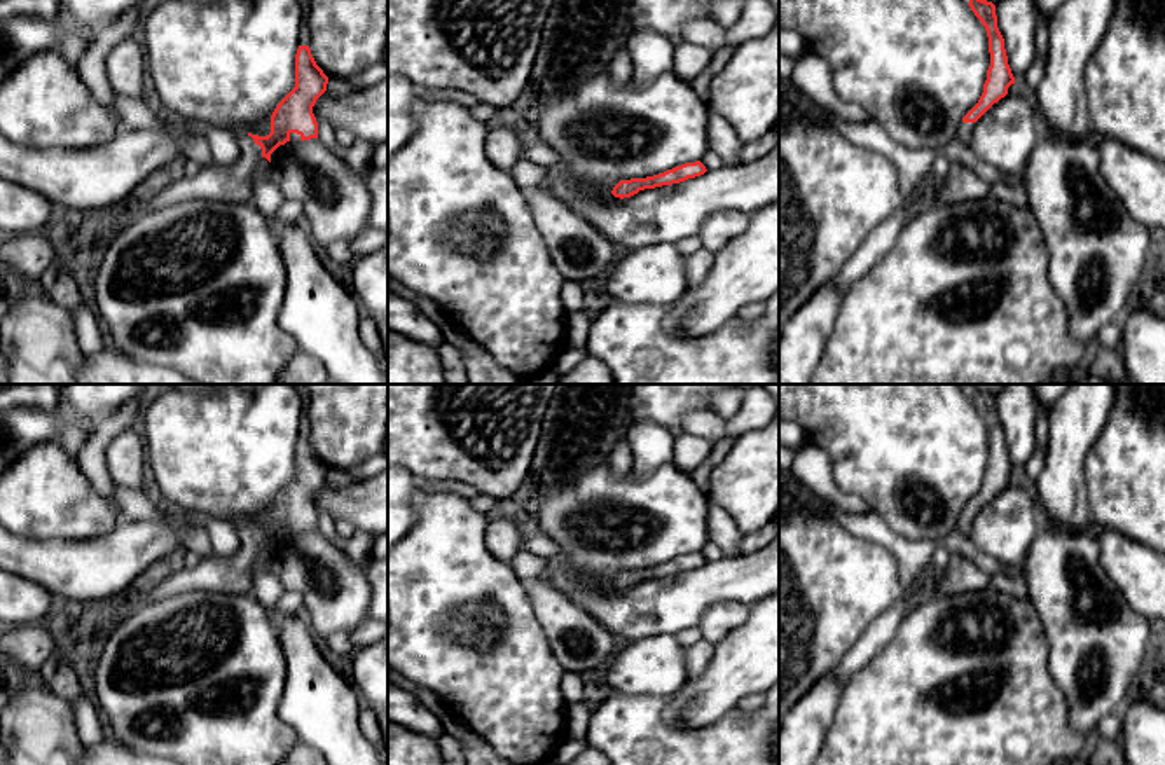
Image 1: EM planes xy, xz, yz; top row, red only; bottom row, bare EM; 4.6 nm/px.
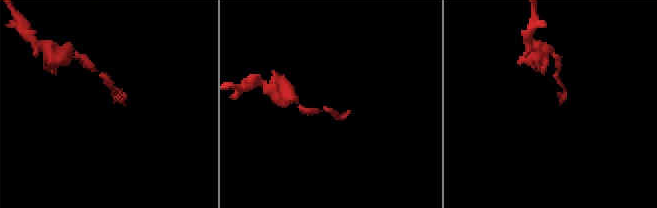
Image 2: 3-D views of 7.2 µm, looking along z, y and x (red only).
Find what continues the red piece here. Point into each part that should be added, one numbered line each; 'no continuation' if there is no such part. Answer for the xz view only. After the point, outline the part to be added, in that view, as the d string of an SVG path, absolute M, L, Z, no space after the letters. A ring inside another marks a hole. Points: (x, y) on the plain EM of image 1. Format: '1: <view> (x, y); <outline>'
no continuation

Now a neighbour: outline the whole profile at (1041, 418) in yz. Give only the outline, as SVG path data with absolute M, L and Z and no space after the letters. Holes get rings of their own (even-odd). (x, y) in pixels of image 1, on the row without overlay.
M1039 409L1036 414L1036 440L1037 445L1048 451L1050 437L1048 437L1048 412Z

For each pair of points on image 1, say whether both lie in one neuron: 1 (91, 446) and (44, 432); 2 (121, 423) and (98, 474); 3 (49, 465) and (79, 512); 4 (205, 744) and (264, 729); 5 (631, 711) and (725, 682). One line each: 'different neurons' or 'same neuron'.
1: different neurons
2: same neuron
3: same neuron
4: same neuron
5: different neurons

